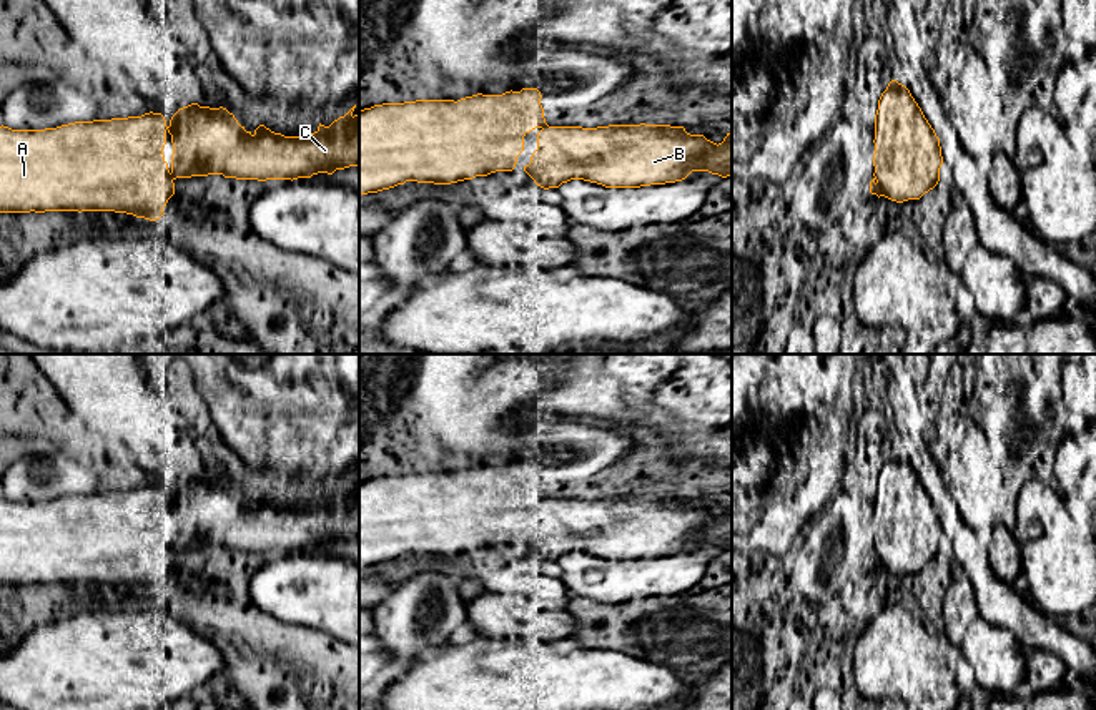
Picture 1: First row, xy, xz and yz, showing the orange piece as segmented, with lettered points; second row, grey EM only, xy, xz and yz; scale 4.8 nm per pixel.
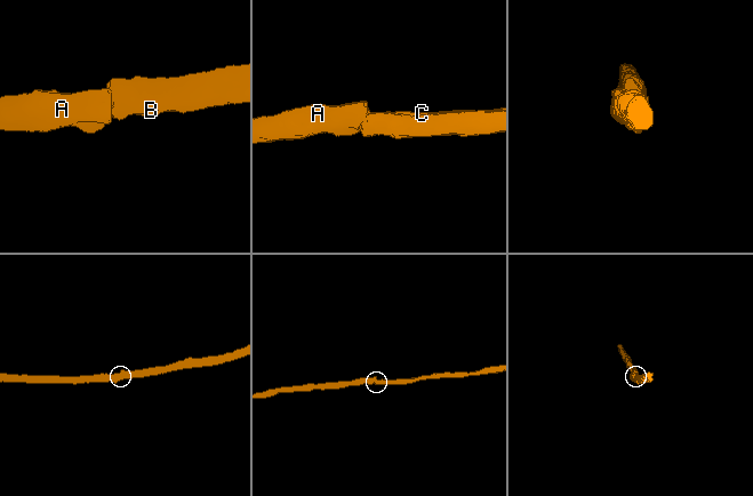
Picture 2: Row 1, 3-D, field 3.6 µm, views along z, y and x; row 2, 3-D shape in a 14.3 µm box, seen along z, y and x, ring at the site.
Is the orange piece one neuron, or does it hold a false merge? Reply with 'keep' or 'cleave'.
keep

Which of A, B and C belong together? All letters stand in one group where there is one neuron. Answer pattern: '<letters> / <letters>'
A B C

